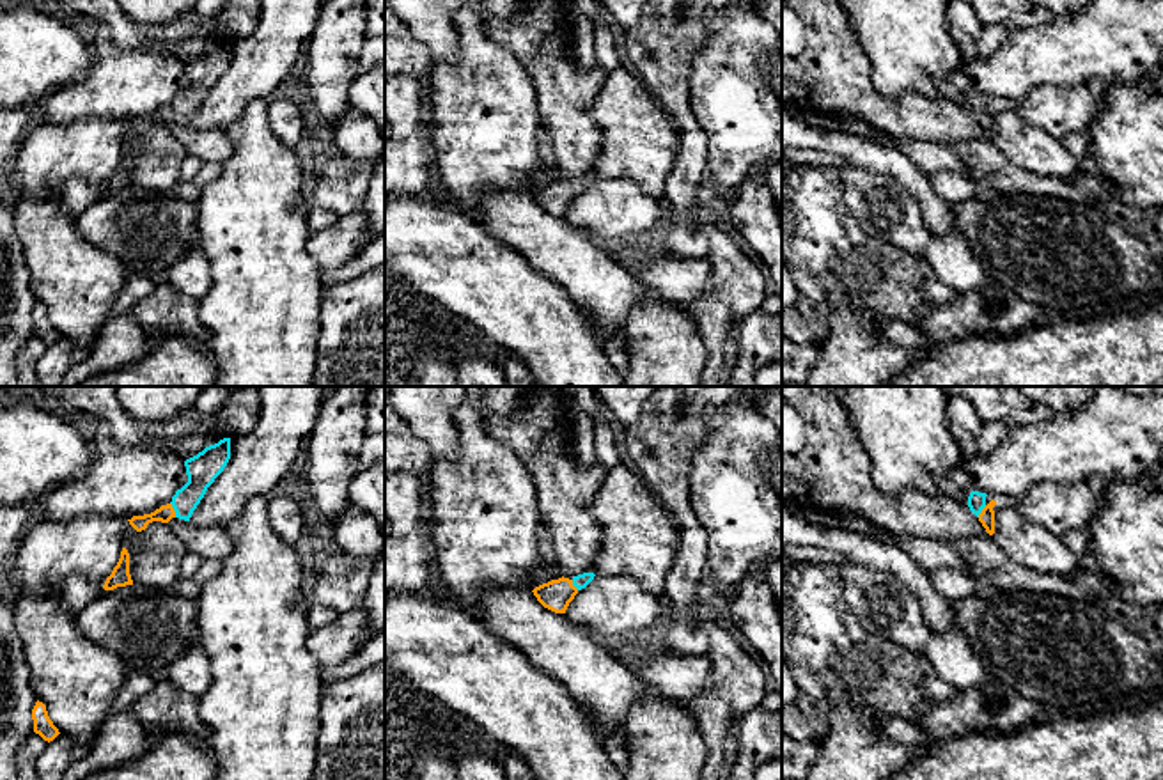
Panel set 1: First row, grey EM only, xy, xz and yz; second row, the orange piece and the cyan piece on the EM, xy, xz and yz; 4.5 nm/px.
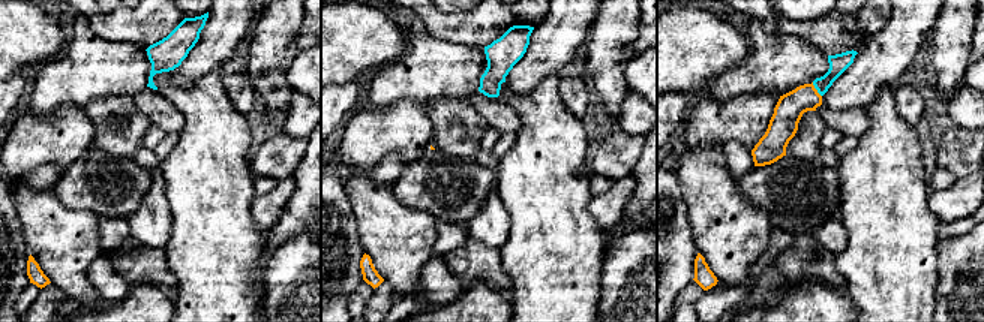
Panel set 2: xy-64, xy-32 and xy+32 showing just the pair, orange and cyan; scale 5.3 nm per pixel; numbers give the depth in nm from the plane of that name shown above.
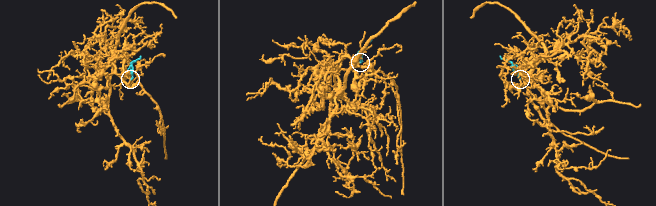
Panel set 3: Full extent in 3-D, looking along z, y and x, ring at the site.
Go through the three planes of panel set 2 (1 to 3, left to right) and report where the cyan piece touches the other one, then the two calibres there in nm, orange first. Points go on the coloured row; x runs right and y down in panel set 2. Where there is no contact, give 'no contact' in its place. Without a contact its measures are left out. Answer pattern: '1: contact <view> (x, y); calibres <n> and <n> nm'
1: no contact
2: no contact
3: contact xy+32 (816, 90); calibres 150 and 100 nm

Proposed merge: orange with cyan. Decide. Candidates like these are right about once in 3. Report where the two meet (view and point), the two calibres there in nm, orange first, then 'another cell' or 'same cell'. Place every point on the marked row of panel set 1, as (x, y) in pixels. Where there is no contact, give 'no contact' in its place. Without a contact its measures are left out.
contact xy (172, 509); calibres 80 and 140 nm; same cell

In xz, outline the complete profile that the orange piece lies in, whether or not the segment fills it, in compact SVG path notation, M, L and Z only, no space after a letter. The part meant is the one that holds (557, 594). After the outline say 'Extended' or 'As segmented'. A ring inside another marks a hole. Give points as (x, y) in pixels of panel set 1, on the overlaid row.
M583 573L573 580L562 576L535 587L532 592L544 608L555 613L566 613L574 596L585 589L594 580L594 576L594 573Z. Extended

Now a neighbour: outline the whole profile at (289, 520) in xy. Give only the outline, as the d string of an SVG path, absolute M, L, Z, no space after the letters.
M269 498L268 512L275 534L287 544L294 546L301 534L310 528L310 511L293 498Z

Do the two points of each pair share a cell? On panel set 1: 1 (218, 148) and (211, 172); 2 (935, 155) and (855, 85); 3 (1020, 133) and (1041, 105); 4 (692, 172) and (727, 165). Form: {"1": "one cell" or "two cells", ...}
{"1": "two cells", "2": "two cells", "3": "two cells", "4": "two cells"}

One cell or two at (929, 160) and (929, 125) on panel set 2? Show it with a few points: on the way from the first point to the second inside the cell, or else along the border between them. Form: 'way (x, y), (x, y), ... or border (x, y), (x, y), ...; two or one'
way (929, 152), (929, 134); one

